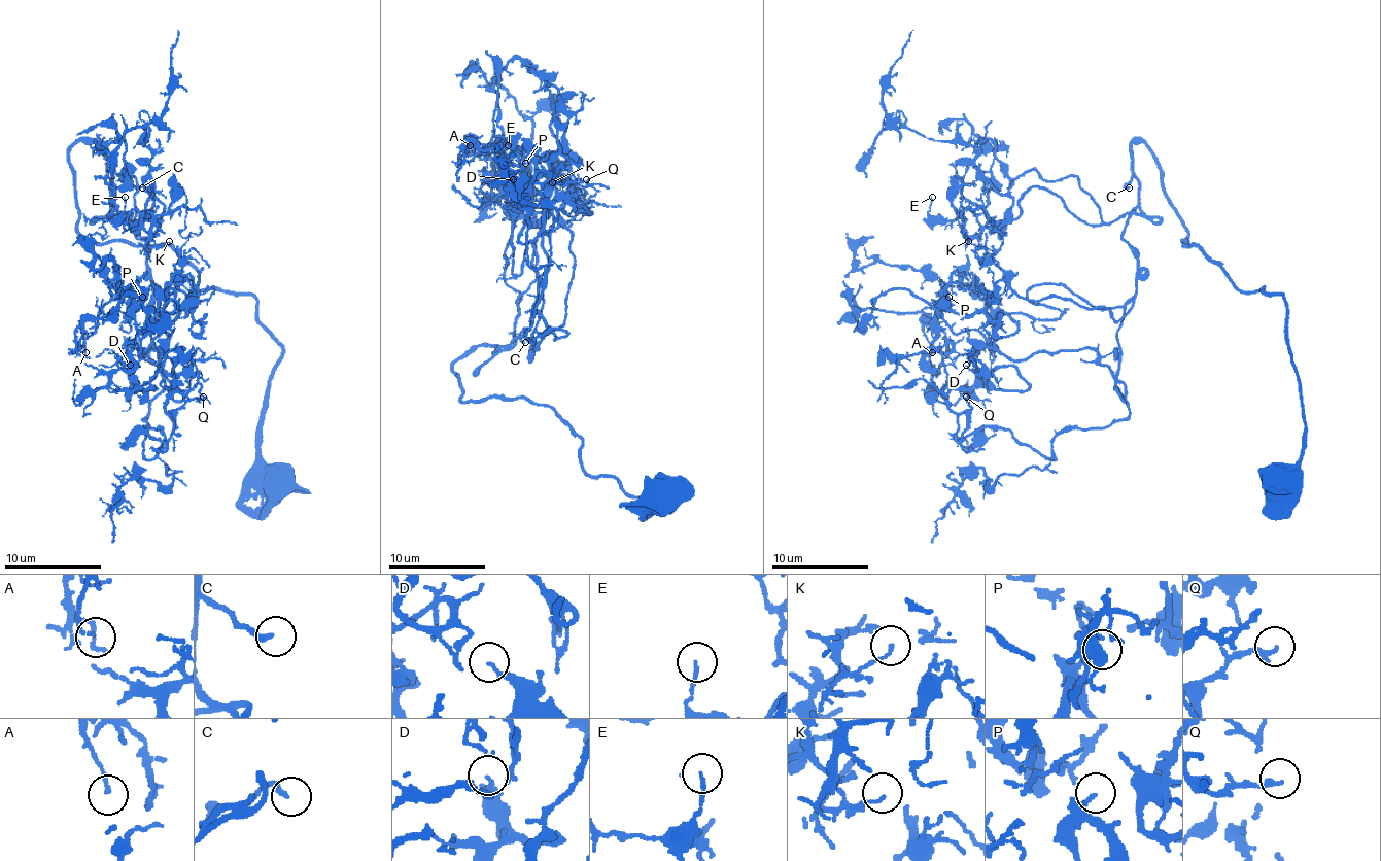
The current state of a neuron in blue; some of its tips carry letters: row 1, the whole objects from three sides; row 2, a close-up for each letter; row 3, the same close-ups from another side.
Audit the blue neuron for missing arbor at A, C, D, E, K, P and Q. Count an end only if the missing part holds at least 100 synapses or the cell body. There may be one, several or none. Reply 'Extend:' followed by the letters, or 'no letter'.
Extend: C

